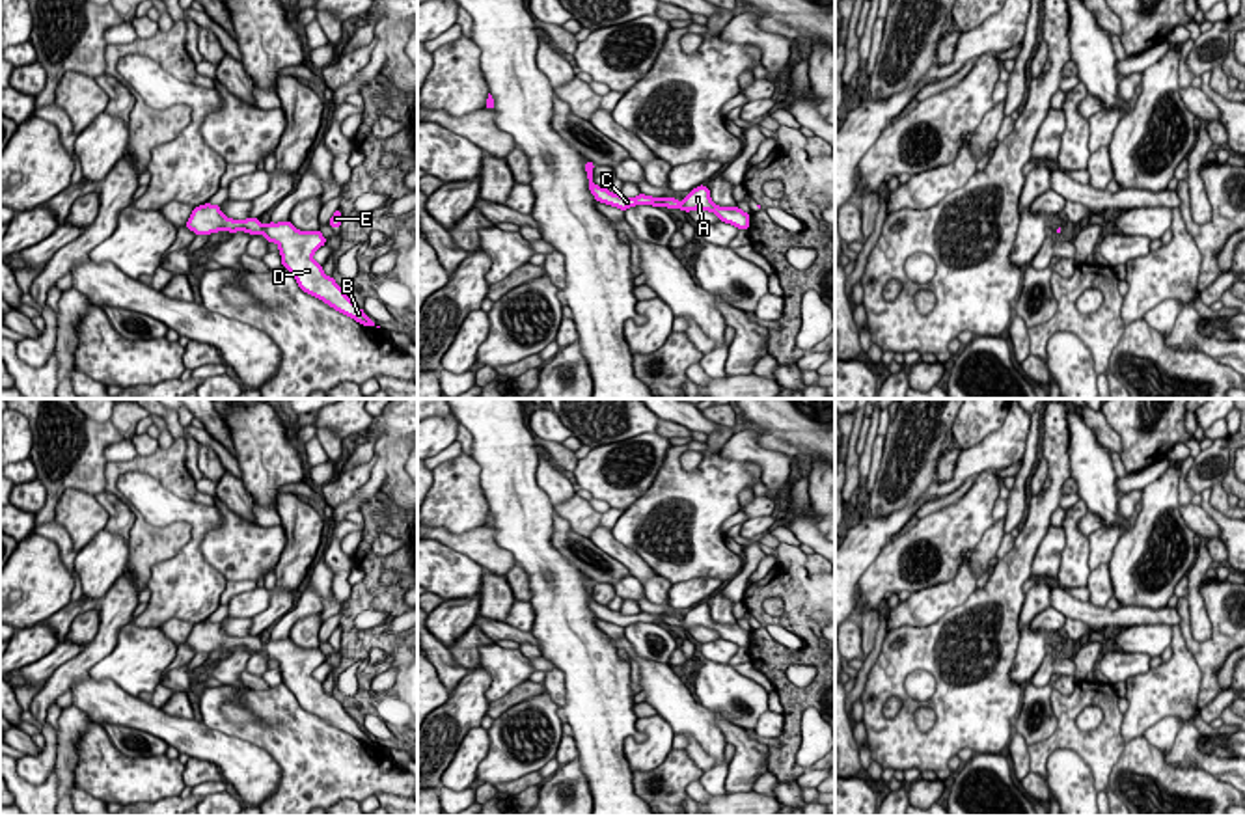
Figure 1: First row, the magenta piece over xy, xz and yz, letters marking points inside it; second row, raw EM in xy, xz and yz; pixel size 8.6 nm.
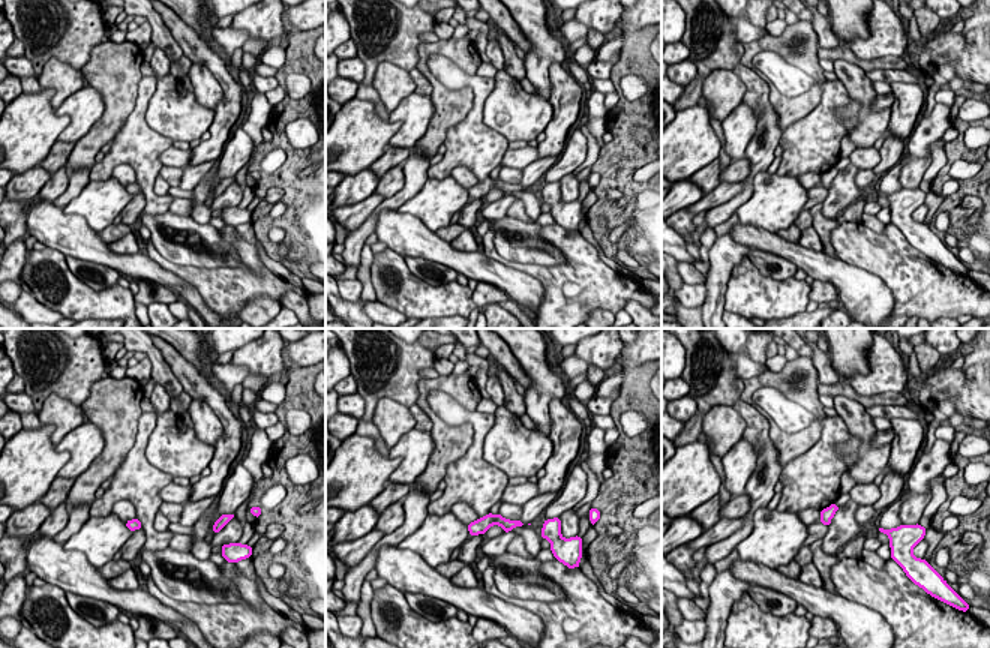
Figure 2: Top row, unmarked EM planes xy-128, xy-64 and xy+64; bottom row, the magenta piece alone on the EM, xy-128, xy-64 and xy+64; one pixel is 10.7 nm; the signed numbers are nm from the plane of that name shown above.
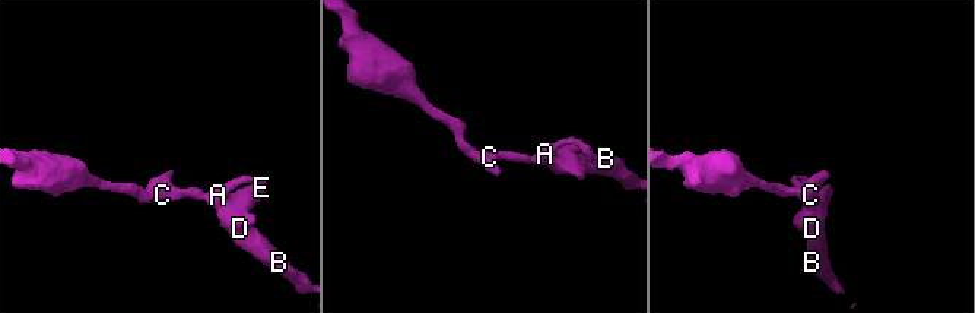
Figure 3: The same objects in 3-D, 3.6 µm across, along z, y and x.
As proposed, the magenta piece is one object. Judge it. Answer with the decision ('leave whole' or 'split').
leave whole

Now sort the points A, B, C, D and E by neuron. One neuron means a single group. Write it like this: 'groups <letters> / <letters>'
groups A B C D E

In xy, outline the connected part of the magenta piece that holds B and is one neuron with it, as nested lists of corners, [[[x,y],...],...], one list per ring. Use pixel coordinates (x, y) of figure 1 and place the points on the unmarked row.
[[[211,620],[196,624],[185,645],[196,652],[211,652],[218,648],[263,652],[268,660],[280,663],[281,684],[294,693],[304,710],[326,719],[335,728],[363,743],[376,743],[363,727],[345,712],[335,697],[322,689],[322,682],[313,678],[313,671],[326,661],[321,648],[298,648],[291,639],[270,639],[263,643],[257,635],[231,637],[222,632],[220,622]]]

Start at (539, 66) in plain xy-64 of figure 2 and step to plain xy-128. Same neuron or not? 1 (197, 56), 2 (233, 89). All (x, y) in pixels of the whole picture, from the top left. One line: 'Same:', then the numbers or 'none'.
Same: none

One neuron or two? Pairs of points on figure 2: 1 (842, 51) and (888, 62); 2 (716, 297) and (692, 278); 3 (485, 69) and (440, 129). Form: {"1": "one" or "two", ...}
{"1": "one", "2": "two", "3": "two"}

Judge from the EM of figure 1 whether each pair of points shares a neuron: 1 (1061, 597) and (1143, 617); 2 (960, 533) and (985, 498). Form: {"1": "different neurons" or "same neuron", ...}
{"1": "same neuron", "2": "same neuron"}

